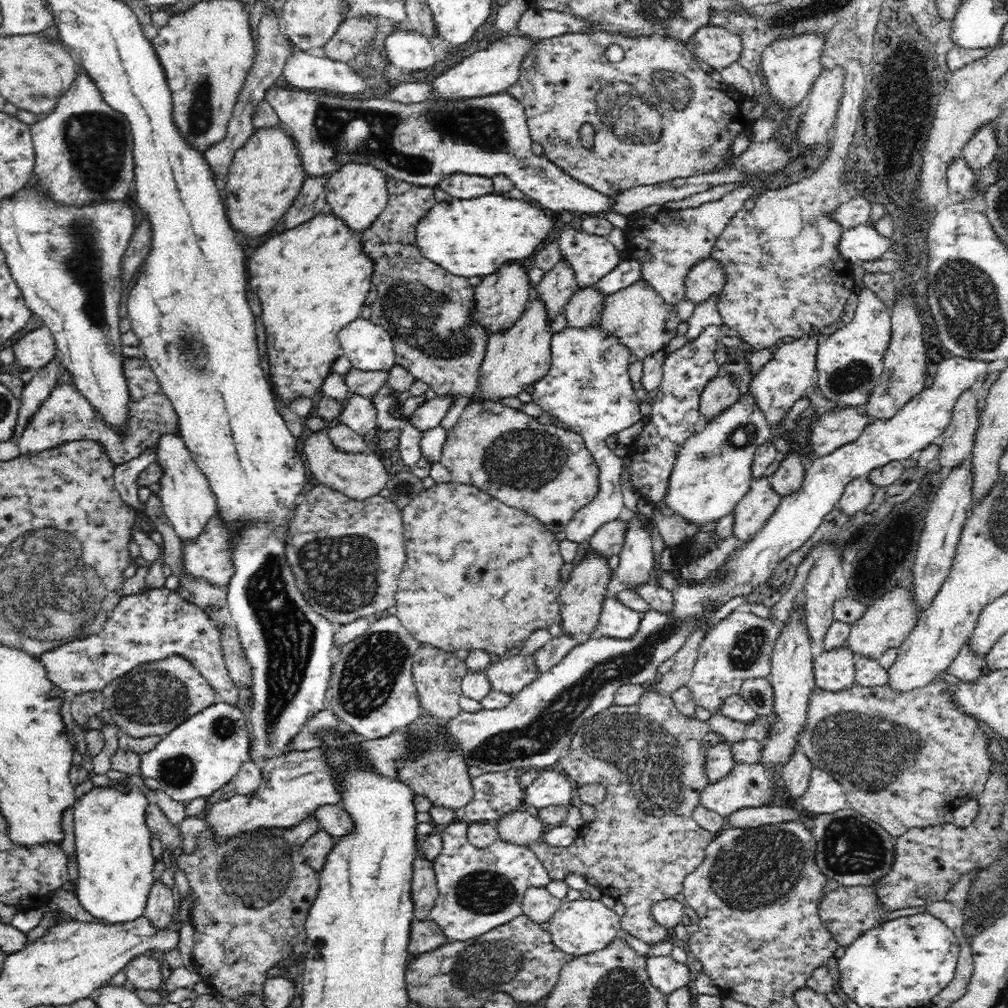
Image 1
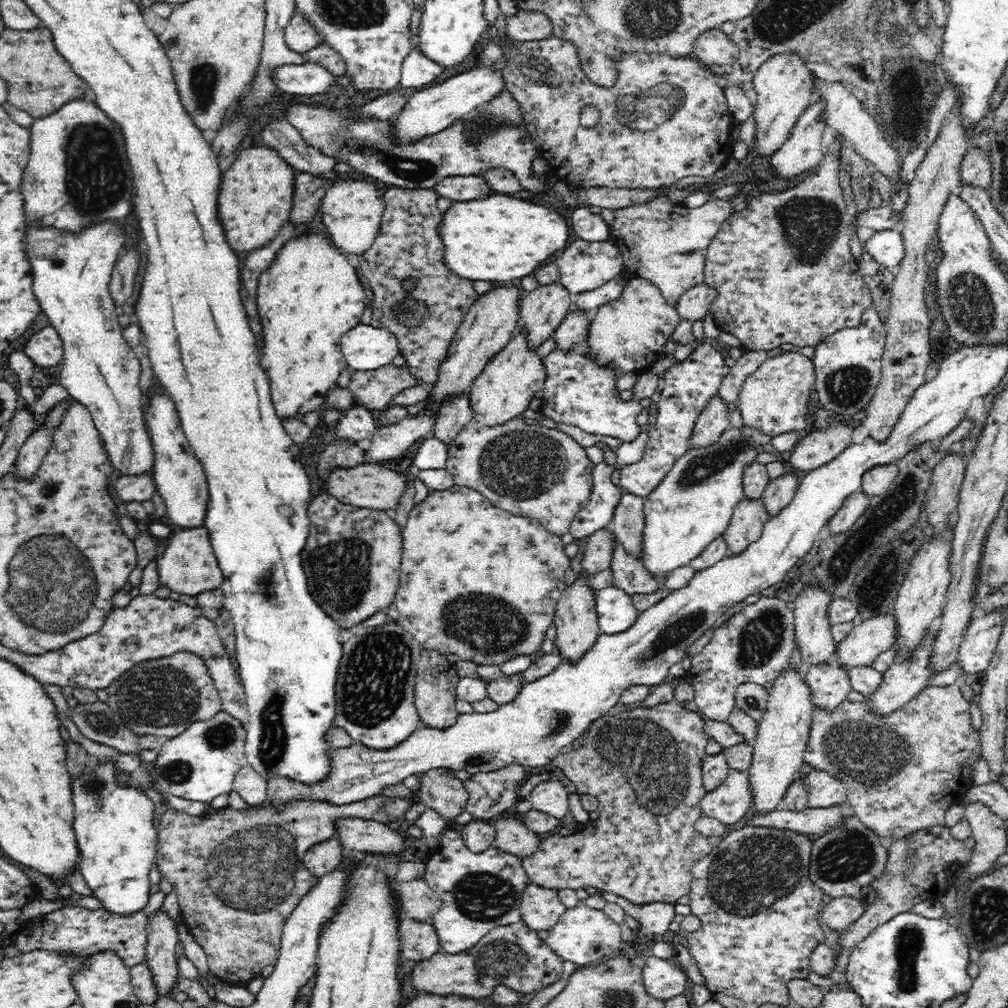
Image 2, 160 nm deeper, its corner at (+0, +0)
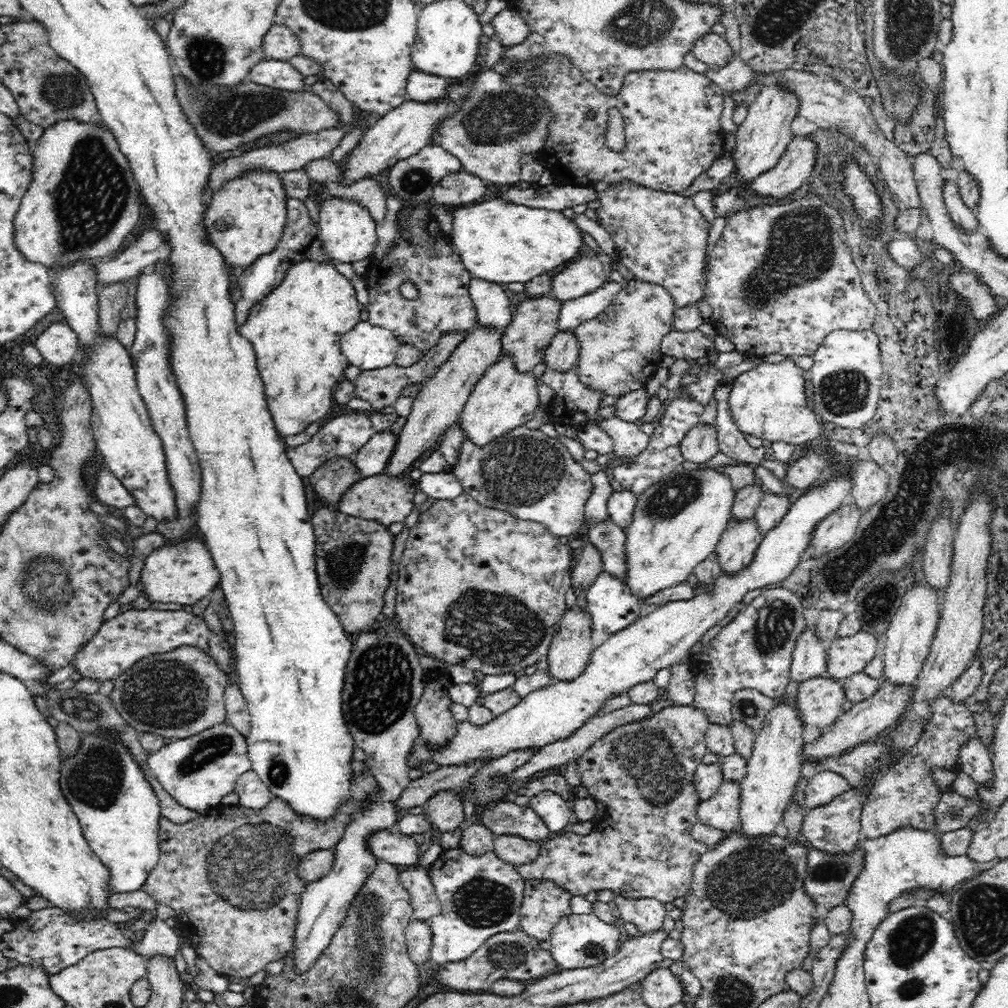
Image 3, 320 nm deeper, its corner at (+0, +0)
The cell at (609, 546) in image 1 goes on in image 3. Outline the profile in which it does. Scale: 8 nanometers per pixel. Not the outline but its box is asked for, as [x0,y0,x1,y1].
[571,543,604,592]

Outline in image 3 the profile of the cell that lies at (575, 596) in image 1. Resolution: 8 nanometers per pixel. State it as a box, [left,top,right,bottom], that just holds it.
[548,610,595,682]

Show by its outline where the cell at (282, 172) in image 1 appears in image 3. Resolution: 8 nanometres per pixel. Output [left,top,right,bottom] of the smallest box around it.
[204,168,287,269]

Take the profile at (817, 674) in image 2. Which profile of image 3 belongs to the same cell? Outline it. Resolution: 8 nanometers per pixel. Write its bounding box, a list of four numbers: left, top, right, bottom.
[795,677,847,728]

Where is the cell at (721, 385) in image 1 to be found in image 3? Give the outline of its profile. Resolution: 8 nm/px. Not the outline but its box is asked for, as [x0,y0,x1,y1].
[681,424,718,464]

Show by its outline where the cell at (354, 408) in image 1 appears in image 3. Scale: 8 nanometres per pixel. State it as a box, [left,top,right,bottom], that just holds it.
[287,412,377,476]

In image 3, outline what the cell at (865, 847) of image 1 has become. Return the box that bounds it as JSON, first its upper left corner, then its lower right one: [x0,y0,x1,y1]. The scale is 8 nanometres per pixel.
[805,845,865,910]

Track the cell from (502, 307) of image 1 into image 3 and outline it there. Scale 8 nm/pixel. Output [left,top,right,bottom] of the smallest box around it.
[383,325,503,477]

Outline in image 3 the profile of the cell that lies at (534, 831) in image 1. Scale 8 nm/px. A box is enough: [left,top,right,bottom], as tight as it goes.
[493,834,539,865]

